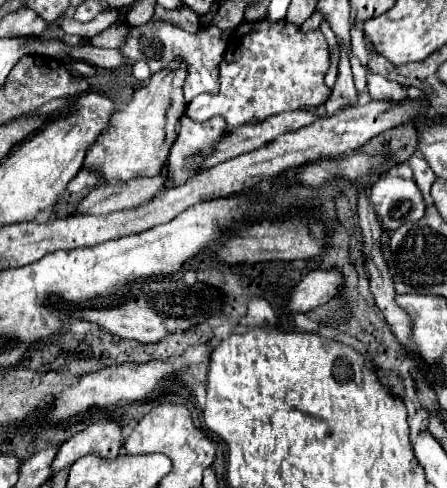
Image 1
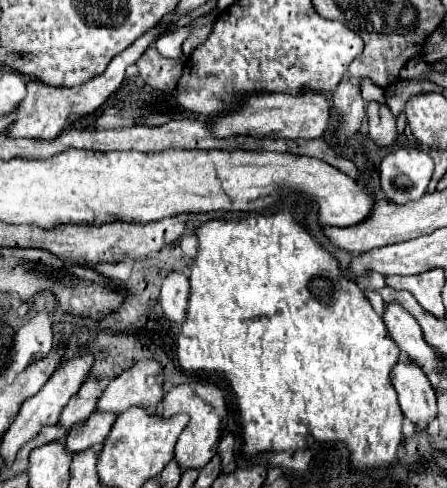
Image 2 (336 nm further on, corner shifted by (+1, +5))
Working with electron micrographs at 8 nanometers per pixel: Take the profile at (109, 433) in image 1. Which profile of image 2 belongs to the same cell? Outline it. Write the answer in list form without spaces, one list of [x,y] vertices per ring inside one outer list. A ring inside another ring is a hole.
[[[138,361],[134,367],[112,379],[96,403],[98,413],[122,413],[130,407],[142,407],[148,415],[156,415],[162,391],[164,371],[156,361]]]

